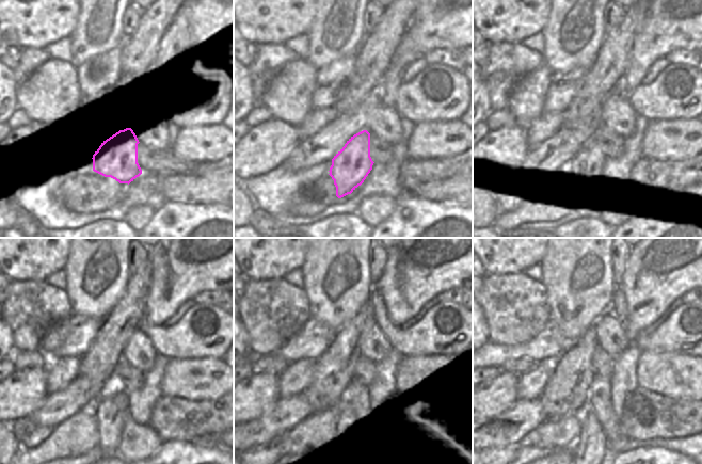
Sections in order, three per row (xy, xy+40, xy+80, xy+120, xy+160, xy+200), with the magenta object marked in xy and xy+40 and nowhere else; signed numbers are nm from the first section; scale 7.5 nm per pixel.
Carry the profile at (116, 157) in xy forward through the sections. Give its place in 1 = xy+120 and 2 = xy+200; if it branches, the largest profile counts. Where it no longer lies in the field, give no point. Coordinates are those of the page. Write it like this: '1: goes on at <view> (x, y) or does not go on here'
1: goes on at xy+120 (111, 408)
2: goes on at xy+200 (589, 451)

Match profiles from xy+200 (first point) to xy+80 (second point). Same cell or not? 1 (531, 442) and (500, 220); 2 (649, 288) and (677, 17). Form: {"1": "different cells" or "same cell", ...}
{"1": "same cell", "2": "same cell"}

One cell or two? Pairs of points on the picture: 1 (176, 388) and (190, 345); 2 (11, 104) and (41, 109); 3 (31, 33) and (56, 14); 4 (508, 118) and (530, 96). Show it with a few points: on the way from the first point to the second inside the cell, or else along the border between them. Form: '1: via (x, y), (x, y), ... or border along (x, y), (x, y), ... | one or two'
1: border along (211, 357), (170, 358) | two
2: border along (18, 85), (16, 91), (17, 106) | two
3: via (37, 27), (49, 15) | one
4: border along (507, 108), (517, 123) | two

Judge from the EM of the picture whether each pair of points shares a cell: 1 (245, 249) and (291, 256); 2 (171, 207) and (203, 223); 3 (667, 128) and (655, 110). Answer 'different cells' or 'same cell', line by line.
1: same cell
2: same cell
3: different cells

